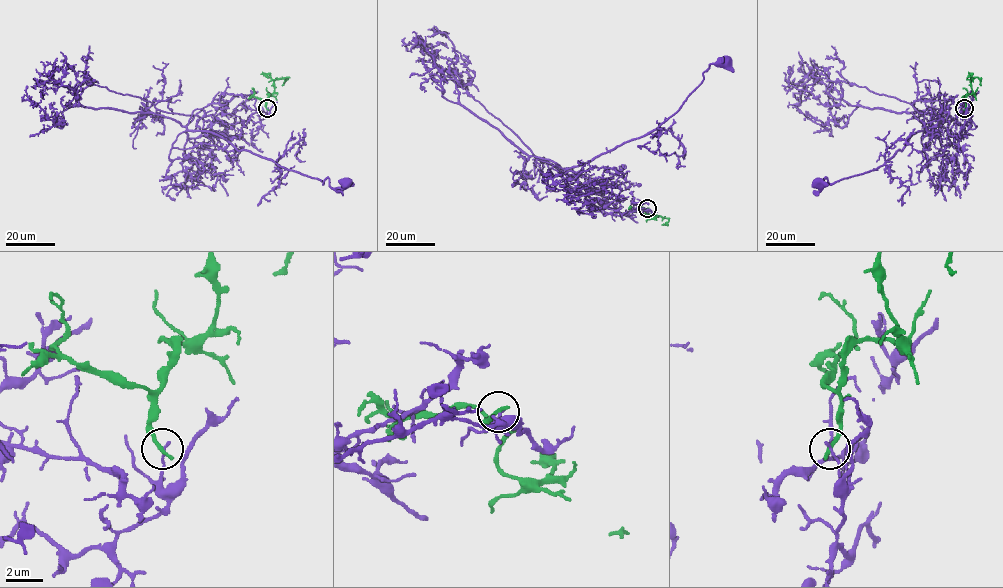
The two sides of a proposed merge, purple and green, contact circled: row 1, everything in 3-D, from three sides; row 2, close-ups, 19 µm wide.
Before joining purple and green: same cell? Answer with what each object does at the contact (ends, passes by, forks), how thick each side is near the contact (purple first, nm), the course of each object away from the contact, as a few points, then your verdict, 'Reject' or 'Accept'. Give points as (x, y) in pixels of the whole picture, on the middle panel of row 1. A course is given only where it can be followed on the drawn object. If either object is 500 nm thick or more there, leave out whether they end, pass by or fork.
At the ring purple ends. At the ring green ends. Thickness 150 nm (purple) against 240 nm. Course of purple: (647, 208), (608, 213), (575, 192), (568, 185), (566, 171), (655, 130), (697, 87), (710, 64), (725, 63). Course of green: (647, 208), (649, 217), (654, 215), (668, 219), (662, 224). Reject

